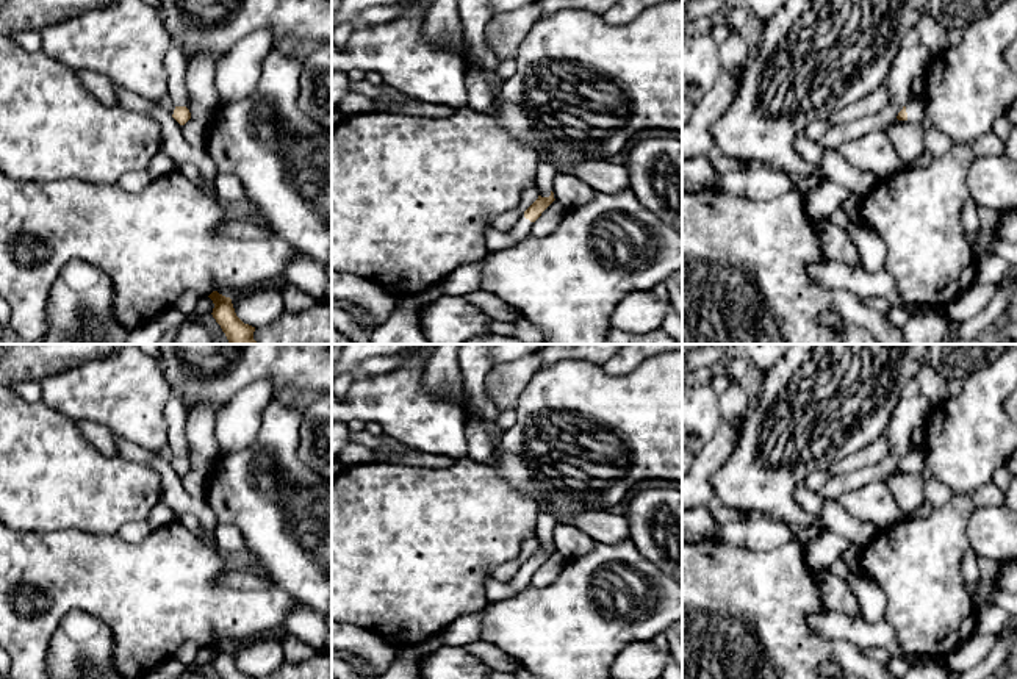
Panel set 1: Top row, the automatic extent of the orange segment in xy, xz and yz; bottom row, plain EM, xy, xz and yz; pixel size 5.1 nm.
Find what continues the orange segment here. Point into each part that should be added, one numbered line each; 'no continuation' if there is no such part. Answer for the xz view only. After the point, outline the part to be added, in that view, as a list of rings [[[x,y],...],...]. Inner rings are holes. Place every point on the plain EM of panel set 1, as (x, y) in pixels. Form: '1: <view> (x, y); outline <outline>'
1: xz (521, 581); outline [[[521,565],[516,576],[508,584],[510,584],[512,590],[519,593],[530,587],[532,576],[534,576],[534,573],[530,573],[529,569],[524,568],[524,565]]]

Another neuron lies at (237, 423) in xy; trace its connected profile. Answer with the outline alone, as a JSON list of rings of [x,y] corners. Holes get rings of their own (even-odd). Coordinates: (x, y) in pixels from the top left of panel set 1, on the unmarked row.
[[[271,380],[249,383],[214,413],[217,455],[233,454],[257,440],[264,408],[274,401]]]

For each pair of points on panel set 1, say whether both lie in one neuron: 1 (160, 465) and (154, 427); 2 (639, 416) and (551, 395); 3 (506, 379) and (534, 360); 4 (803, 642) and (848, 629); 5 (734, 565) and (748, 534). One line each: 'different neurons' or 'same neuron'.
1: different neurons
2: same neuron
3: same neuron
4: different neurons
5: different neurons

